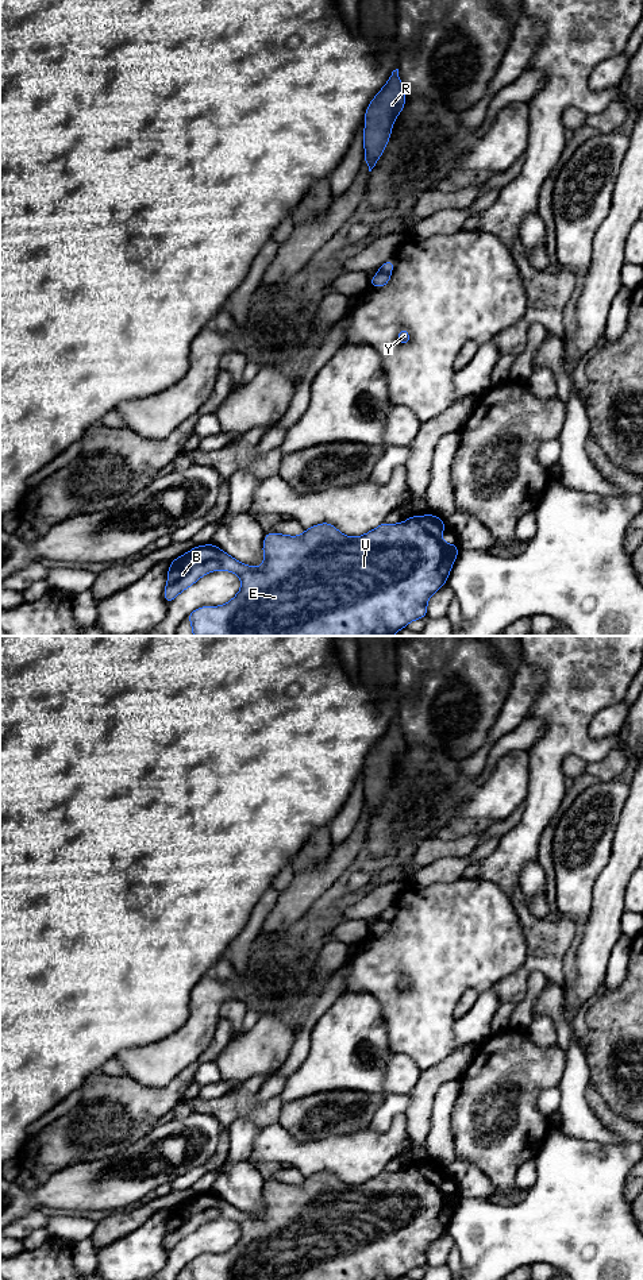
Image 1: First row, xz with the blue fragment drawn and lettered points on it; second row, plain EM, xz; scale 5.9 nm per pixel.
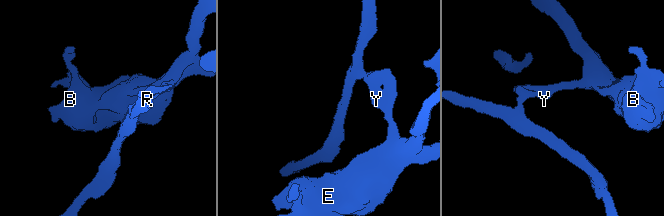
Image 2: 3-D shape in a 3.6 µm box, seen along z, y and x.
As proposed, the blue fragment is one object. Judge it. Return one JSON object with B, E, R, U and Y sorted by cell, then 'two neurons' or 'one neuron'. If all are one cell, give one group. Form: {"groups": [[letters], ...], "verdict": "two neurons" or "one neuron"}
{"groups": [["B", "E", "U", "Y"], ["R"]], "verdict": "two neurons"}

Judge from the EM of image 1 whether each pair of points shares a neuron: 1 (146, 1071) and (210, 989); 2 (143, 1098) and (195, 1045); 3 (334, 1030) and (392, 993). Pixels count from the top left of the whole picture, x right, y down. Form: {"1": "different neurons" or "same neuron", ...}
{"1": "same neuron", "2": "different neurons", "3": "different neurons"}

